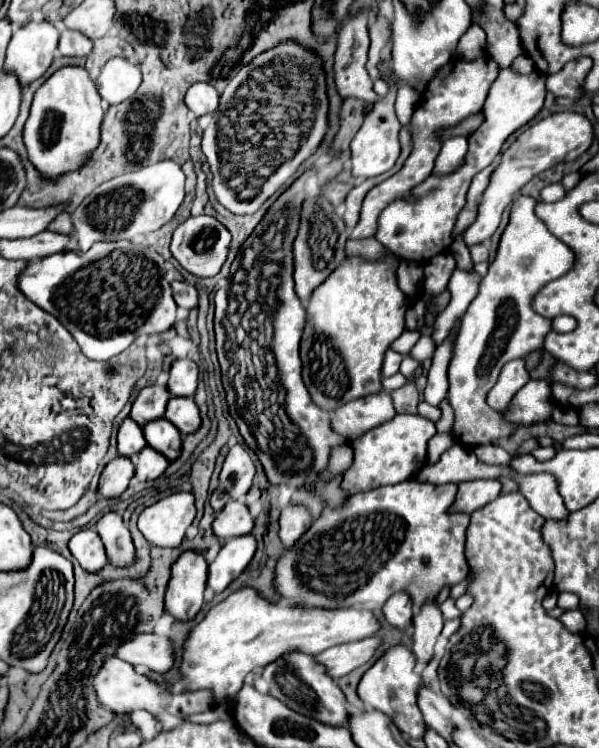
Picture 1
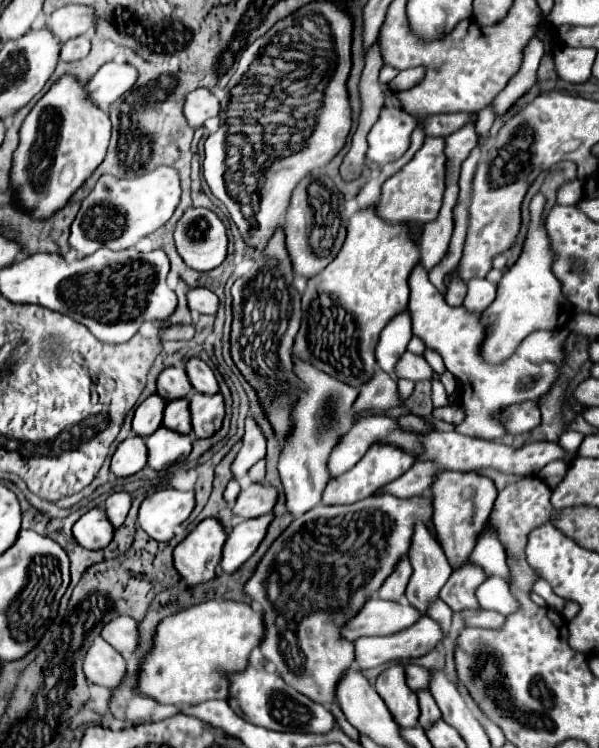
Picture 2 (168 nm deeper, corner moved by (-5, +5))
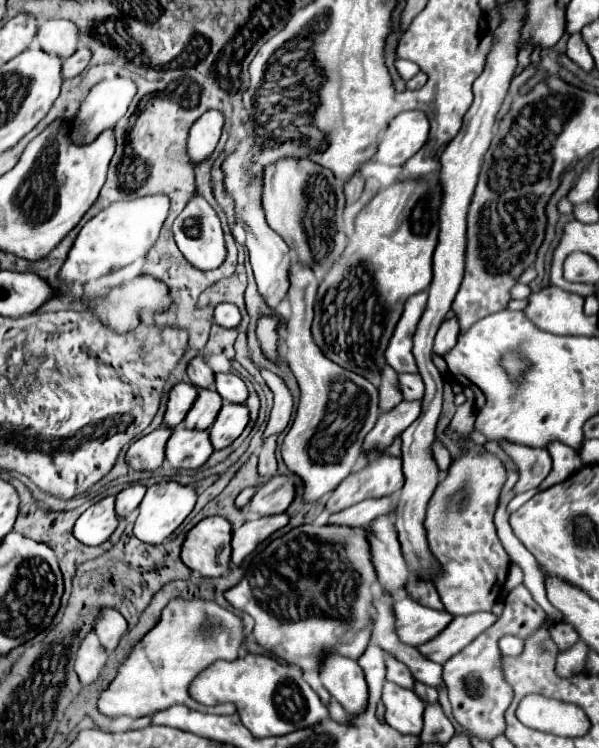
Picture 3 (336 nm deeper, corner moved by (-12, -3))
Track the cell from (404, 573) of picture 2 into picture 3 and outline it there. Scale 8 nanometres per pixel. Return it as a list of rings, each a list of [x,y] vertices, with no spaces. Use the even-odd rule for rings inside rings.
[[[392,513],[380,515],[370,523],[366,541],[380,585],[388,587],[388,591],[392,593],[400,591],[410,579],[410,571],[406,569],[406,563],[402,559]]]

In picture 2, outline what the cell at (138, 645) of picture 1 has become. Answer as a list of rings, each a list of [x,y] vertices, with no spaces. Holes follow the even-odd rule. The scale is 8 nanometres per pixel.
[[[119,617],[109,623],[105,631],[101,631],[101,637],[119,653],[135,653],[139,647],[139,621],[131,617]]]

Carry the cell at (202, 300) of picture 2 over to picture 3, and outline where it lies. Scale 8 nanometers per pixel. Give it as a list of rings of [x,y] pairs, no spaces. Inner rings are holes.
[[[220,303],[214,311],[214,319],[218,325],[226,327],[226,329],[232,329],[232,327],[238,327],[240,321],[242,321],[242,315],[238,311],[236,305],[232,303]]]

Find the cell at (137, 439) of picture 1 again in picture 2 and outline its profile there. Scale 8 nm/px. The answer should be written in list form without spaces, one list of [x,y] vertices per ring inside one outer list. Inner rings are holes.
[[[151,395],[145,399],[137,409],[133,417],[133,433],[139,437],[149,437],[161,427],[161,411],[165,409],[165,401],[159,395]]]

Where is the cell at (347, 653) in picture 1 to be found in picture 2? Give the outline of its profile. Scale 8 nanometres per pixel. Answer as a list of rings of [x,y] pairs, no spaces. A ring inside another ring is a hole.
[[[421,617],[411,627],[397,631],[393,635],[355,639],[353,641],[353,645],[355,645],[355,665],[359,669],[371,669],[371,667],[379,667],[383,663],[397,663],[397,661],[405,661],[405,659],[411,659],[411,657],[421,657],[421,655],[429,653],[441,639],[443,639],[443,633],[441,633],[439,625],[431,617]]]

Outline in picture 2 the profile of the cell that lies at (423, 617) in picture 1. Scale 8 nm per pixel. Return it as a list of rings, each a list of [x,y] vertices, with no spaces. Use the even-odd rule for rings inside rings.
[[[417,523],[415,527],[409,561],[413,567],[413,575],[409,579],[405,597],[421,615],[427,615],[431,603],[439,599],[439,591],[453,569],[441,545],[433,539],[425,525]]]

